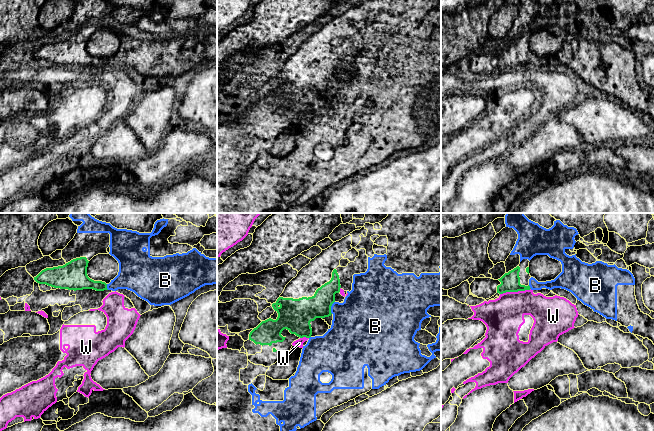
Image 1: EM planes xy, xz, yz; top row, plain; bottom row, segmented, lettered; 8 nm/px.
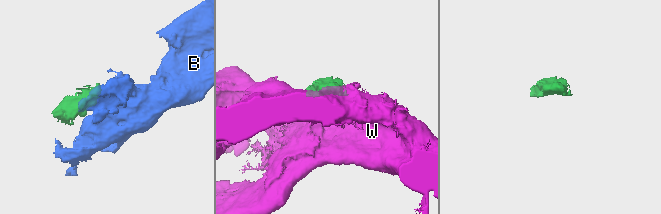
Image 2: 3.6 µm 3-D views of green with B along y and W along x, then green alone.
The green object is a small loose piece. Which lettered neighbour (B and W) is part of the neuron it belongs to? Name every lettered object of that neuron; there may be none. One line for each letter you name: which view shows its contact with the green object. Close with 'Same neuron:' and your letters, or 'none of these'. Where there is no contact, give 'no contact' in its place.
B: meets green in xz
Same neuron: B

